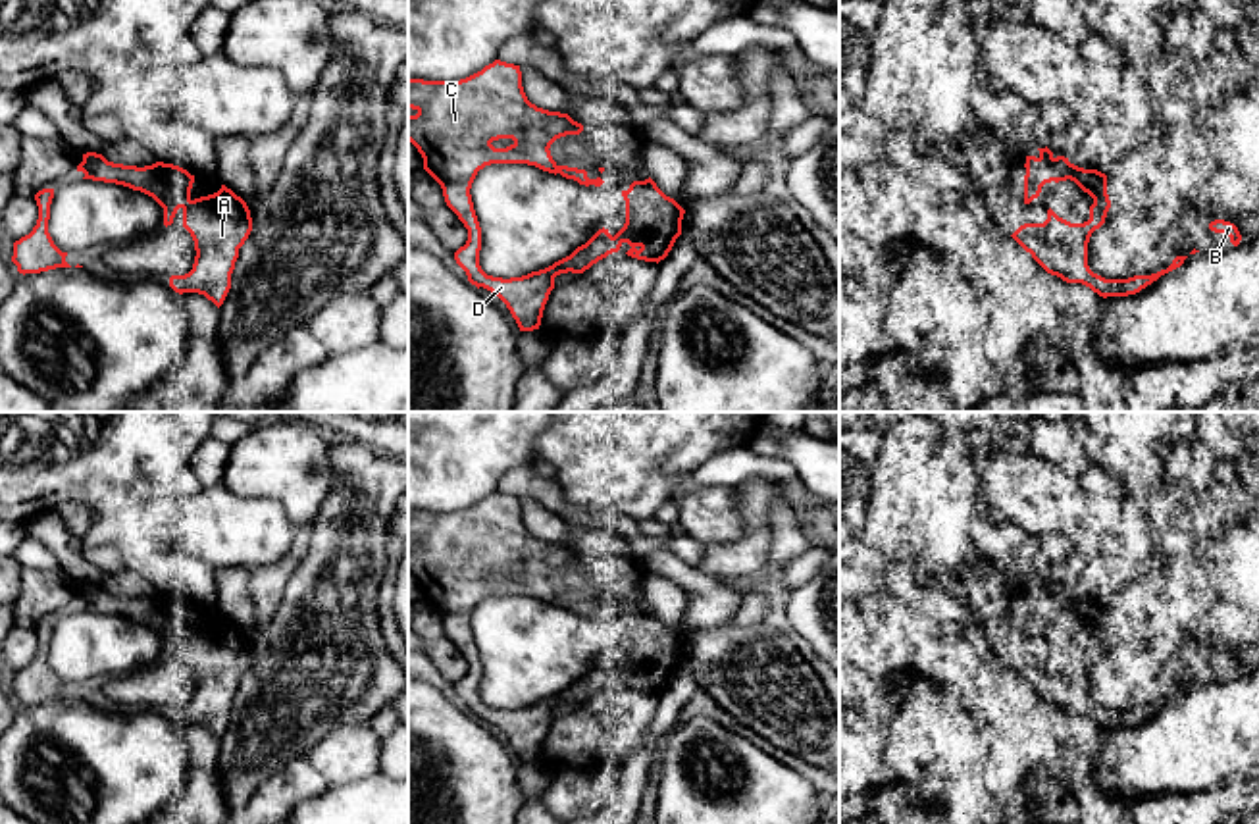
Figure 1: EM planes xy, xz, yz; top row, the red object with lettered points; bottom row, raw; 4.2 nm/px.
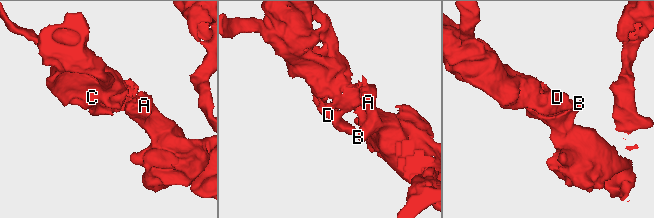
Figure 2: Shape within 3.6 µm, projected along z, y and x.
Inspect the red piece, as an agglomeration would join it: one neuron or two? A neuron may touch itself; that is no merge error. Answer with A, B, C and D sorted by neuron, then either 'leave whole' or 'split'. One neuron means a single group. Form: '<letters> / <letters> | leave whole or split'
A B C D | leave whole

